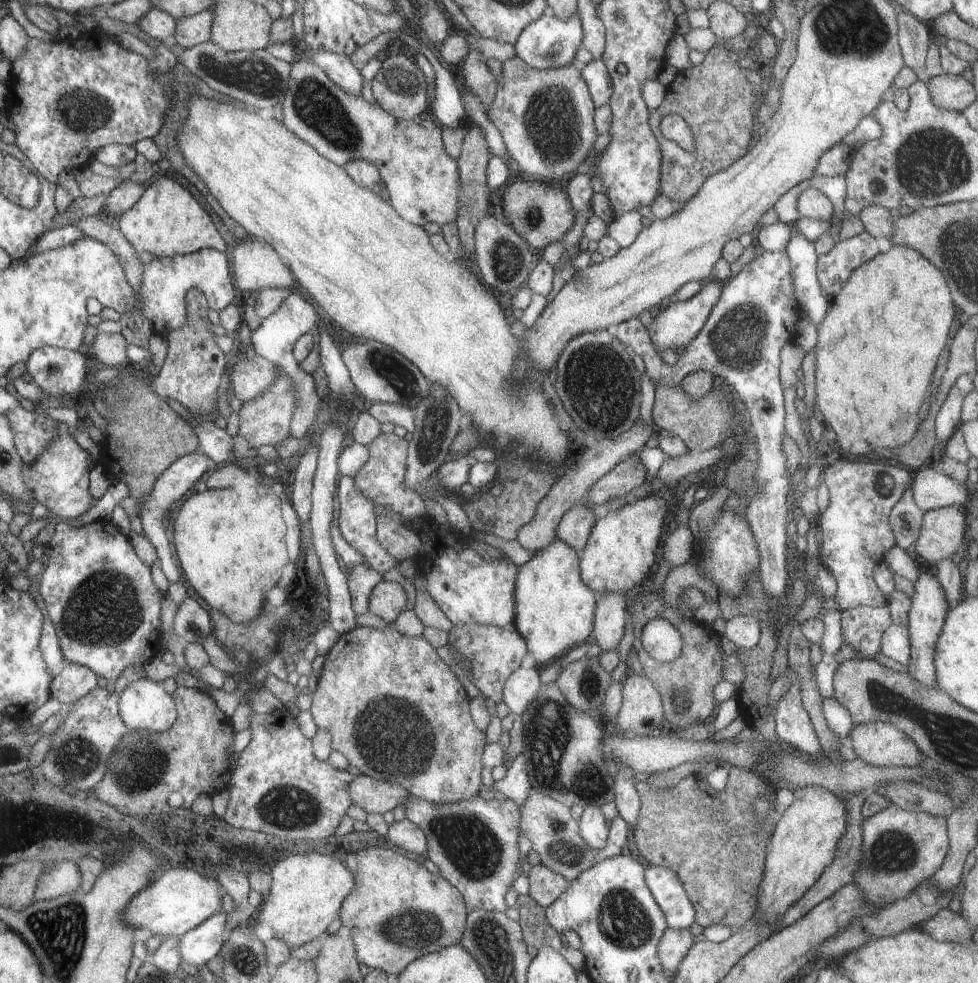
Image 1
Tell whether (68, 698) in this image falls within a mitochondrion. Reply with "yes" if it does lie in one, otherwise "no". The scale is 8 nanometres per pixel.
no

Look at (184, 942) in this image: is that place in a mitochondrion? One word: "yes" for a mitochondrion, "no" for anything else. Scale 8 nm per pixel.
no

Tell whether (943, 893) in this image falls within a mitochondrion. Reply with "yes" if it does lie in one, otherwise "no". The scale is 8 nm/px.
no

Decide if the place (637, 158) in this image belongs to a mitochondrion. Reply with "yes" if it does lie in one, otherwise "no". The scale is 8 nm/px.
no

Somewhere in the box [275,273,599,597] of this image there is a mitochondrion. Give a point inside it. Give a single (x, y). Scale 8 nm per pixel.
(399, 376)

